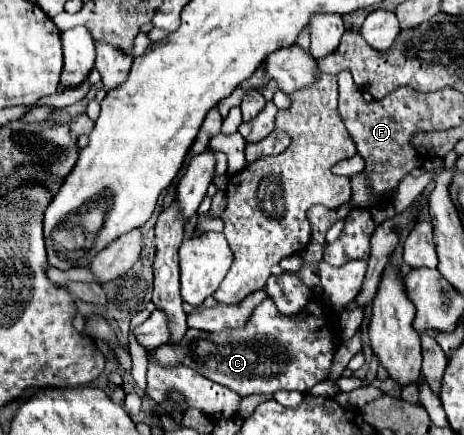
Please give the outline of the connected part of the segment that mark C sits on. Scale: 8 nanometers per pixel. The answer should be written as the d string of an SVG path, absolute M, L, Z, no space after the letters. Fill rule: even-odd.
M272 298L252 310L248 322L240 328L204 332L188 328L180 344L164 344L156 348L154 358L162 366L184 364L204 374L216 384L234 390L240 396L274 394L276 390L306 392L314 384L328 380L336 344L334 330L328 326L328 308L320 302L308 302L298 314L282 314Z

